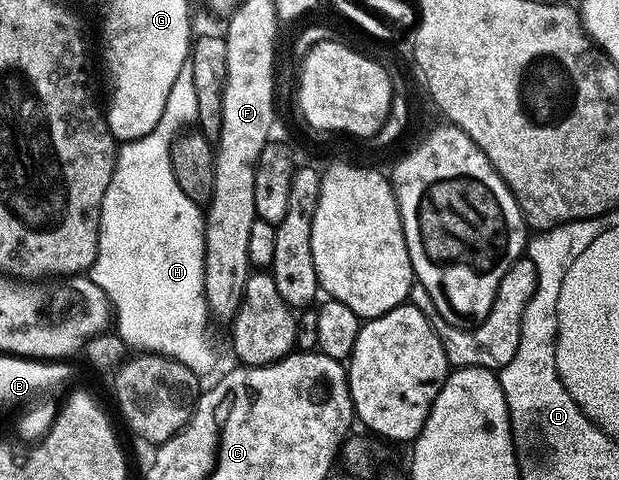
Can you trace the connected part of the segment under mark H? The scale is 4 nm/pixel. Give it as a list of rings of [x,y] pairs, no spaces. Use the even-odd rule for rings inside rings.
[[[188,64],[180,68],[176,84],[172,84],[172,92],[168,92],[168,104],[164,104],[164,116],[160,116],[160,124],[156,124],[148,136],[118,146],[118,159],[108,190],[104,192],[102,215],[98,221],[98,255],[88,271],[88,277],[105,292],[116,319],[116,332],[126,341],[127,347],[134,349],[135,346],[138,352],[175,358],[194,374],[205,376],[214,366],[214,354],[206,343],[206,223],[199,203],[180,192],[170,159],[170,149],[175,139],[198,121],[196,87],[192,81],[192,68]]]

